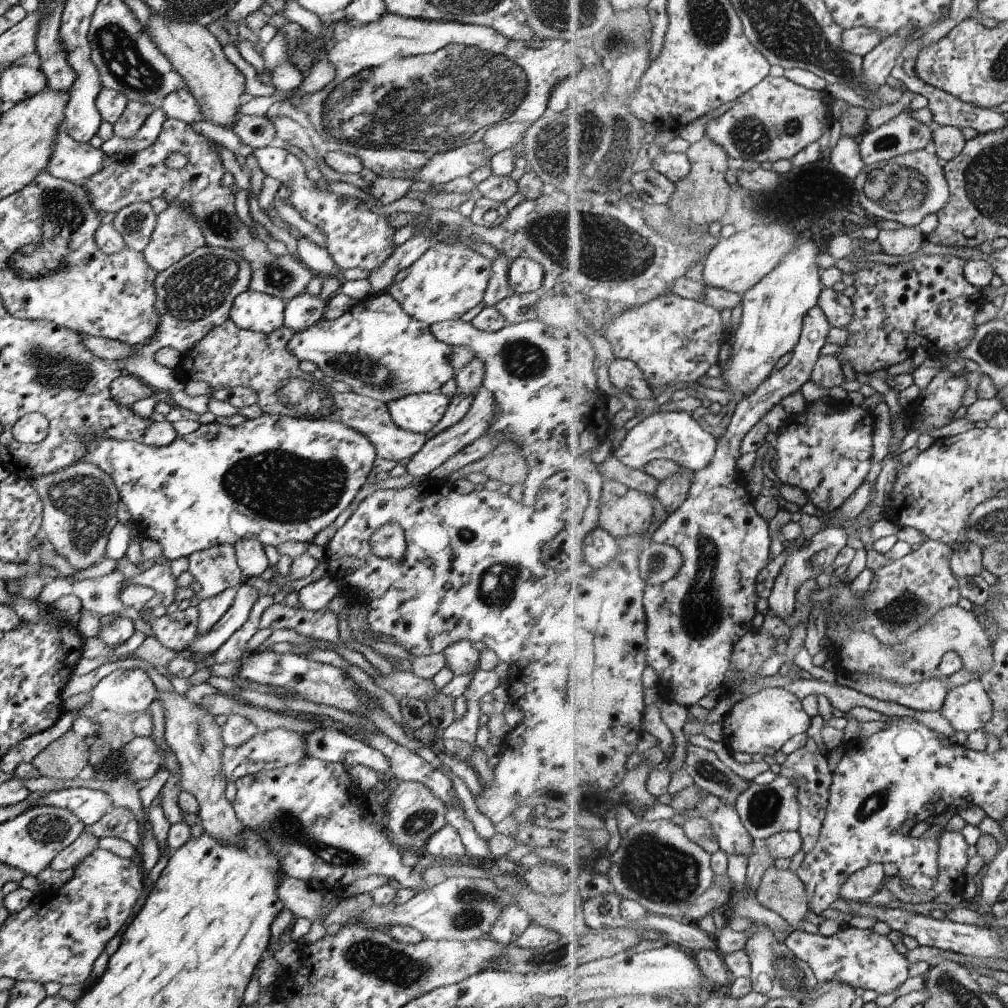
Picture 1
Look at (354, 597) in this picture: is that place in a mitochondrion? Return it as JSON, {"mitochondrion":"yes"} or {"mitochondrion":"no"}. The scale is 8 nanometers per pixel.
{"mitochondrion":"no"}

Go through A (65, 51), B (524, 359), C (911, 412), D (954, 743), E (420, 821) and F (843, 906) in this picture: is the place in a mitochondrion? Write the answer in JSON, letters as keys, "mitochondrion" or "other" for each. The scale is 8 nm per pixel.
{"A":"other","B":"mitochondrion","C":"other","D":"other","E":"mitochondrion","F":"other"}

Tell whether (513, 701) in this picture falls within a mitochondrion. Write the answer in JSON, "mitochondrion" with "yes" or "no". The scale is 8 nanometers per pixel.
{"mitochondrion":"no"}

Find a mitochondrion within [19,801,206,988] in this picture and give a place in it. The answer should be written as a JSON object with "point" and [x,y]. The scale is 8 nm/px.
{"point":[50,827]}

